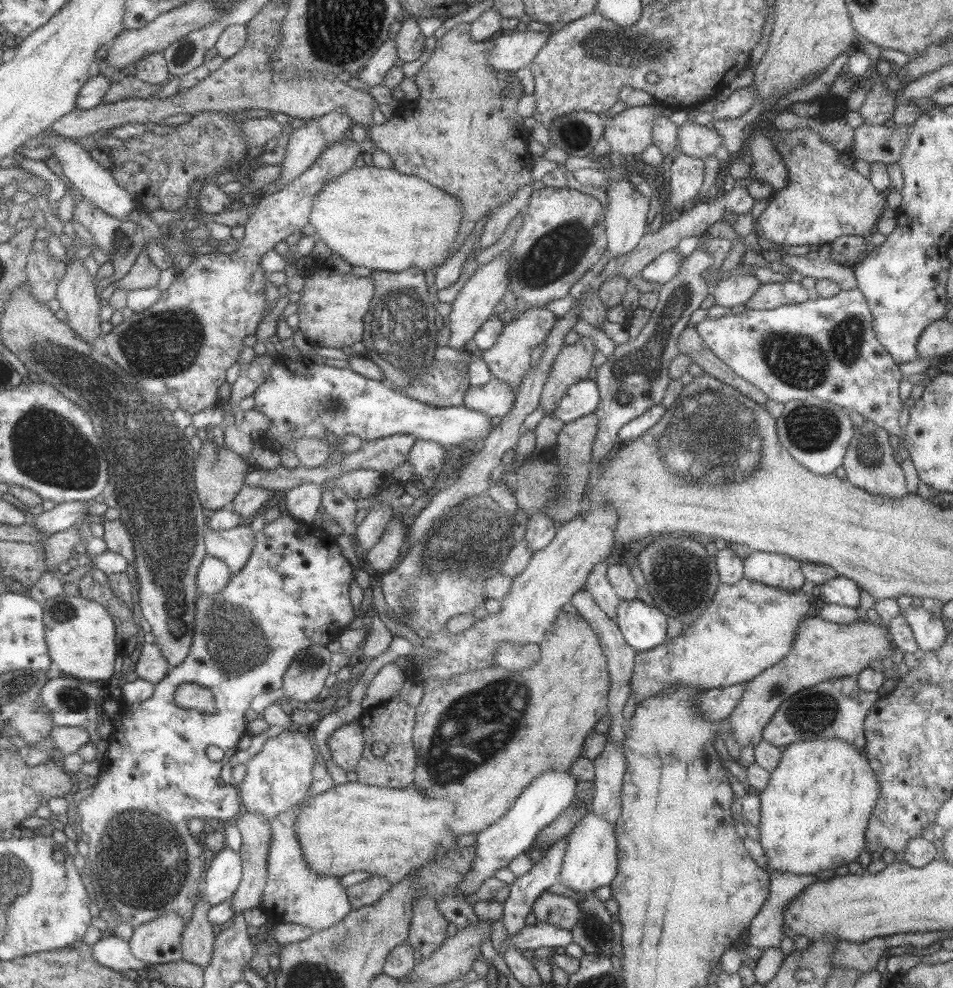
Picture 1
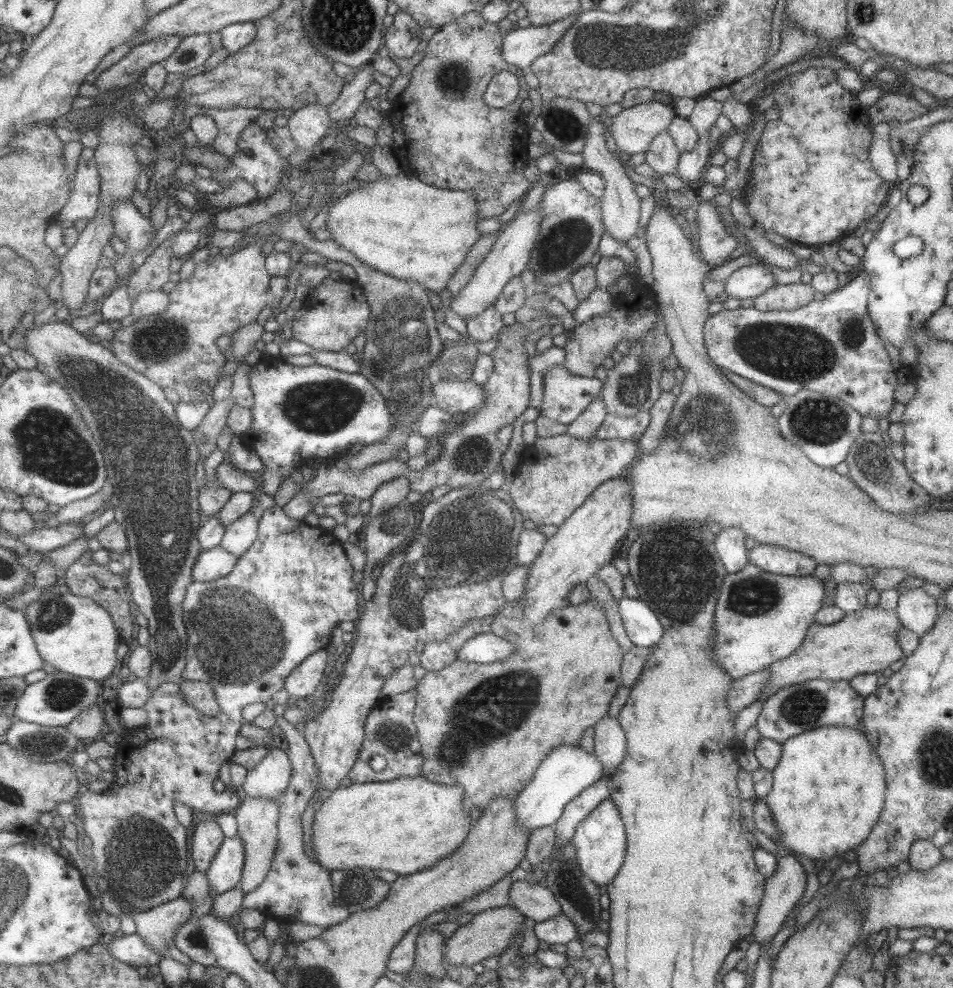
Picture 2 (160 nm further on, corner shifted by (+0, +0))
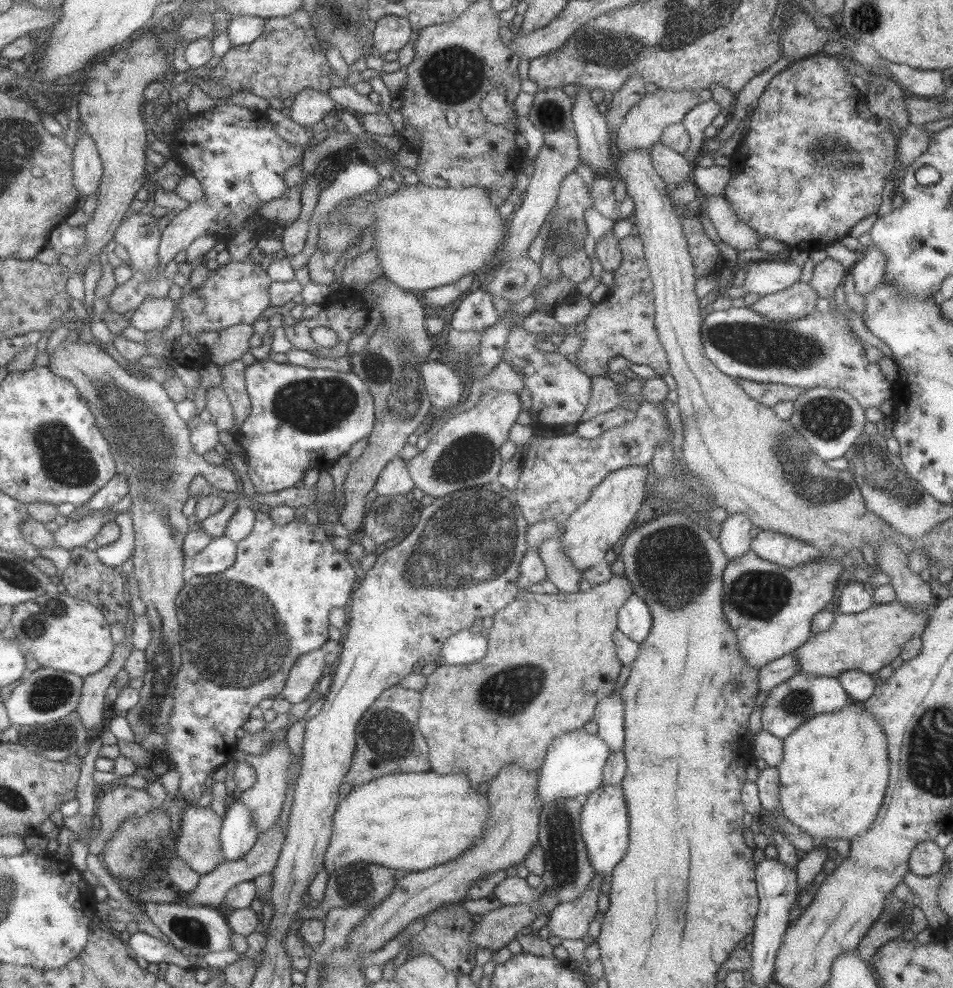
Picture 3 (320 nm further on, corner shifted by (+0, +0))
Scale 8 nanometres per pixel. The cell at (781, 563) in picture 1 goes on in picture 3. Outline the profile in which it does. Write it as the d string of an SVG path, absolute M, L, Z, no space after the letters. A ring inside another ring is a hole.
M762 530L751 539L750 550L763 560L792 567L820 559L822 554L811 544L774 530Z

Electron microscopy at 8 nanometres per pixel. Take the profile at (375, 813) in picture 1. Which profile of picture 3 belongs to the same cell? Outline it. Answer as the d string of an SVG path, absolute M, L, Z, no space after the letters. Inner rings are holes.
M435 772L391 773L353 787L345 798L339 799L335 809L332 835L324 854L324 871L329 875L347 863L365 861L411 872L456 859L480 837L489 817L487 802L486 794L475 792L463 776L451 773L443 776Z

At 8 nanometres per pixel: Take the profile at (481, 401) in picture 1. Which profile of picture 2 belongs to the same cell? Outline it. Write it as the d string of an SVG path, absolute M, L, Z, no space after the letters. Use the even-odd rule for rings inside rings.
M439 379L430 388L435 396L437 409L451 415L471 412L483 404L484 392L476 382L453 379Z

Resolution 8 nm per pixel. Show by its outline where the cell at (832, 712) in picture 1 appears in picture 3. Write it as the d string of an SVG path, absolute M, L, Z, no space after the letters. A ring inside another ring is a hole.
M797 672L779 684L776 684L769 691L761 707L760 719L762 729L777 738L784 739L805 719L811 718L816 714L839 710L842 706L853 702L846 695L843 687L836 680L836 677Z

